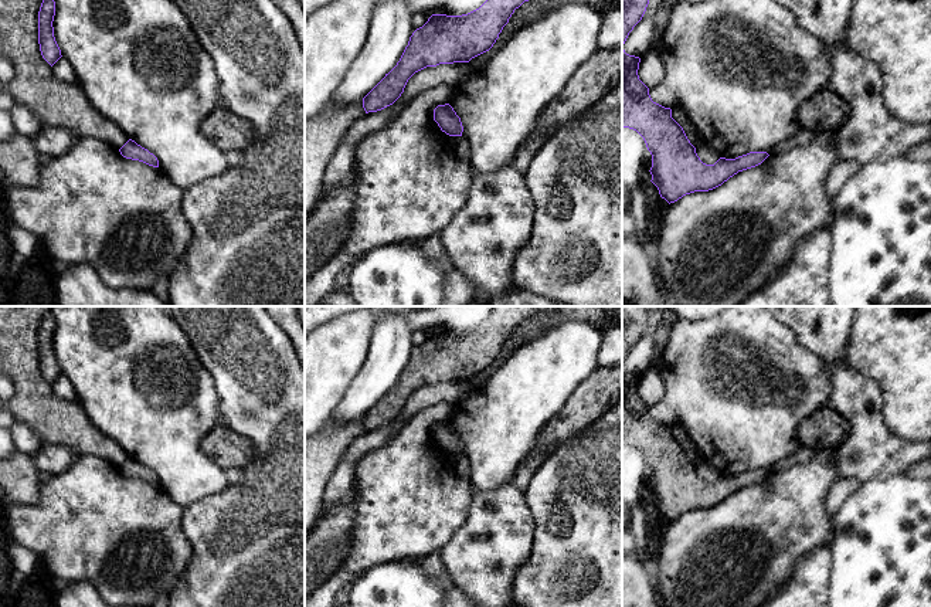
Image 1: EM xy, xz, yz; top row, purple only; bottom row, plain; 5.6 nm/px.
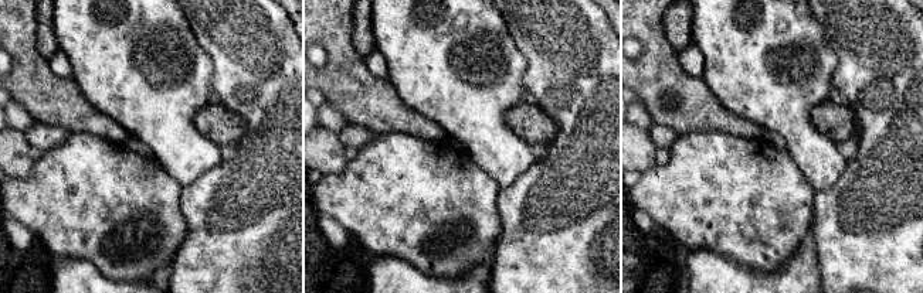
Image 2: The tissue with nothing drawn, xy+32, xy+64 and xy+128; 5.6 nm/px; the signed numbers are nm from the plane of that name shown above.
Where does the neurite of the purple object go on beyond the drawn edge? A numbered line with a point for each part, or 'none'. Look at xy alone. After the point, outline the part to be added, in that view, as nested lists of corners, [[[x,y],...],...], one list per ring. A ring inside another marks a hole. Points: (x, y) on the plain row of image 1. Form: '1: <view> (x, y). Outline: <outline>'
none

